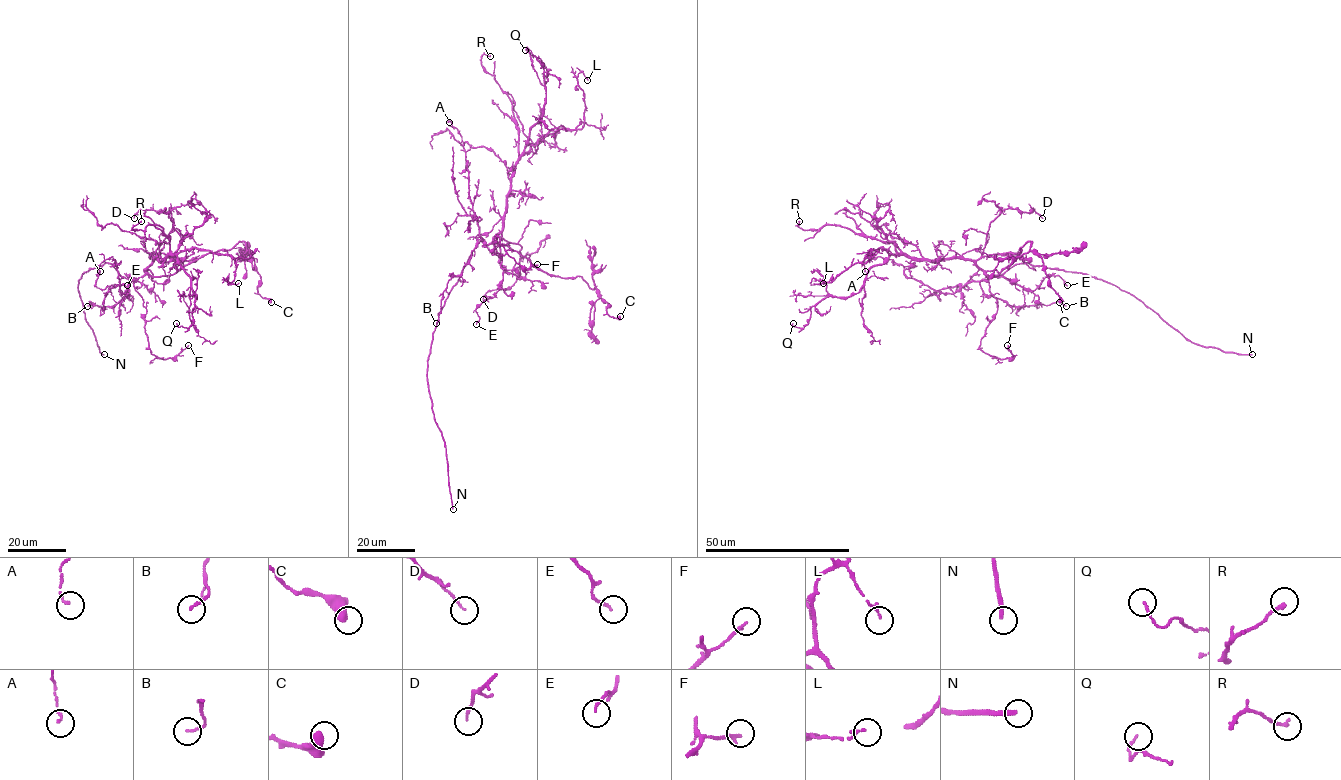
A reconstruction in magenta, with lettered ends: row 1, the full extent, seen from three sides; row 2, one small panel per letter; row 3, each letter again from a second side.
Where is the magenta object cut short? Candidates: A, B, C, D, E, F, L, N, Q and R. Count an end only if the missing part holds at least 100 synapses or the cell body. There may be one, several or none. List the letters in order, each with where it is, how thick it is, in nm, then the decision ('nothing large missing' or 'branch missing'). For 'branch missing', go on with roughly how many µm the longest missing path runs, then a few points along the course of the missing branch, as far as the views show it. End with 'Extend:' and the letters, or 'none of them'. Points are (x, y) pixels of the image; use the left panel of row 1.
A: (100, 271) | 100 nm | nothing large missing
B: (87, 306) | 130 nm | nothing large missing
C: (271, 302) | 550 nm | nothing large missing
D: (134, 218) | 120 nm | nothing large missing
E: (127, 285) | 110 nm | nothing large missing
F: (188, 345) | 180 nm | nothing large missing
L: (238, 283) | 130 nm | nothing large missing
N: (104, 354) | 240 nm | branch missing | 15 µm | (104, 354), (110, 355), (111, 340)
Q: (176, 323) | 100 nm | nothing large missing
R: (141, 221) | 180 nm | nothing large missing
Extend: N

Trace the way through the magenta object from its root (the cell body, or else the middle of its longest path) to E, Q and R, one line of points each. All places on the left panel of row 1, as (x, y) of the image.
E: (121, 275), (137, 280), (147, 270), (153, 274), (154, 286), (150, 290), (129, 275), (127, 285)
Q: (121, 275), (137, 280), (156, 258), (161, 261), (175, 255), (196, 297), (193, 323), (188, 328), (176, 323)
R: (121, 275), (137, 280), (169, 251), (161, 226), (132, 230), (141, 221)

